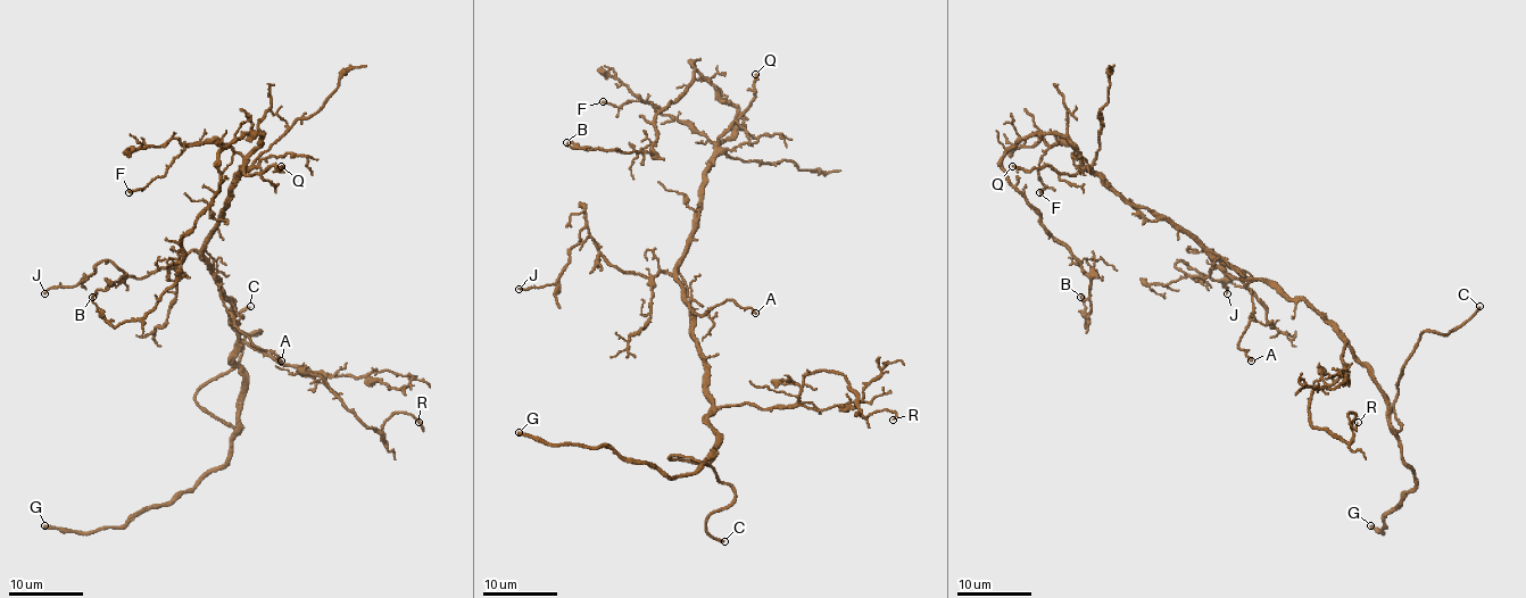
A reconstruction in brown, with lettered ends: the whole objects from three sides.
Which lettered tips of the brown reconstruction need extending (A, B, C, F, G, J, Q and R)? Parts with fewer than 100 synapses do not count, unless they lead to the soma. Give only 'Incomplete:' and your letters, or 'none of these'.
Incomplete: C, G

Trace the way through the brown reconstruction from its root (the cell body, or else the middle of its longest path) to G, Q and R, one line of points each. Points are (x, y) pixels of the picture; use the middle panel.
G: (681, 257), (690, 335), (703, 354), (716, 432), (705, 461), (668, 478), (603, 446), (545, 443), (519, 432)
Q: (681, 257), (699, 205), (703, 171), (713, 159), (720, 135), (751, 104), (755, 74)
R: (681, 257), (716, 406), (793, 406), (806, 374), (835, 371), (855, 414), (893, 420)

